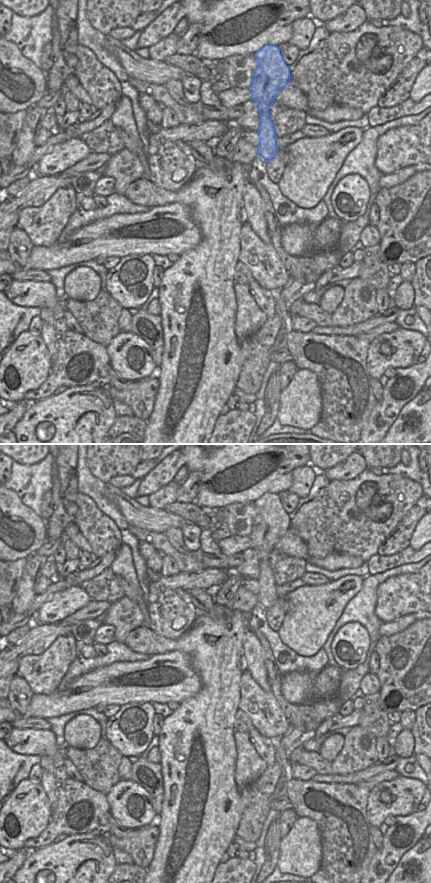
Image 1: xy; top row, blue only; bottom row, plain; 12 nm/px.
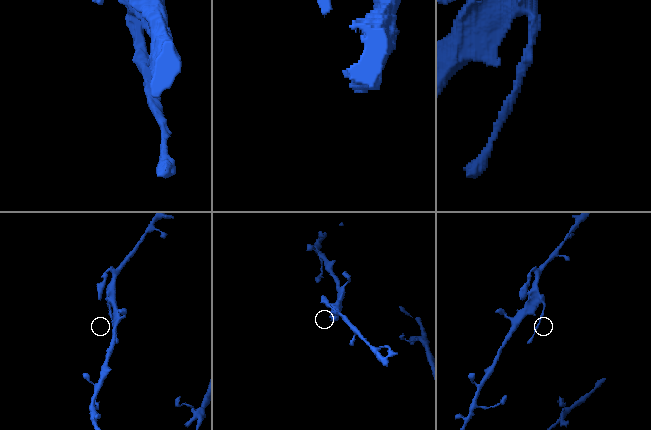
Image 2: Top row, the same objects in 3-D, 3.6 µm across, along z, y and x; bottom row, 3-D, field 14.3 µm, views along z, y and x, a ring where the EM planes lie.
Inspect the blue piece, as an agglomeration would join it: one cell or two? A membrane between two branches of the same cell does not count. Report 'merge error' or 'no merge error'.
merge error

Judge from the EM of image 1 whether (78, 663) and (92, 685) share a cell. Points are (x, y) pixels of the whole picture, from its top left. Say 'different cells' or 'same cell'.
different cells

